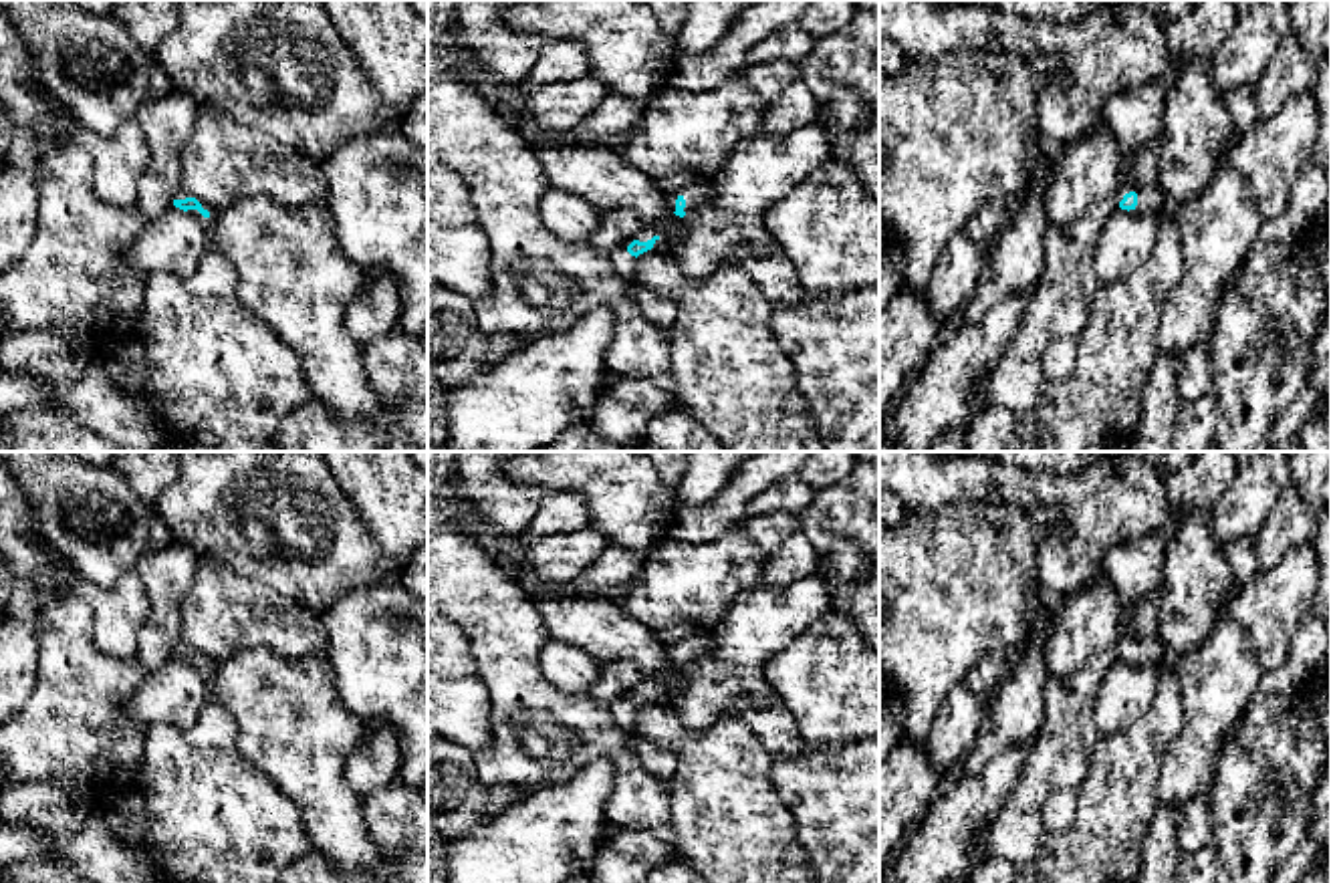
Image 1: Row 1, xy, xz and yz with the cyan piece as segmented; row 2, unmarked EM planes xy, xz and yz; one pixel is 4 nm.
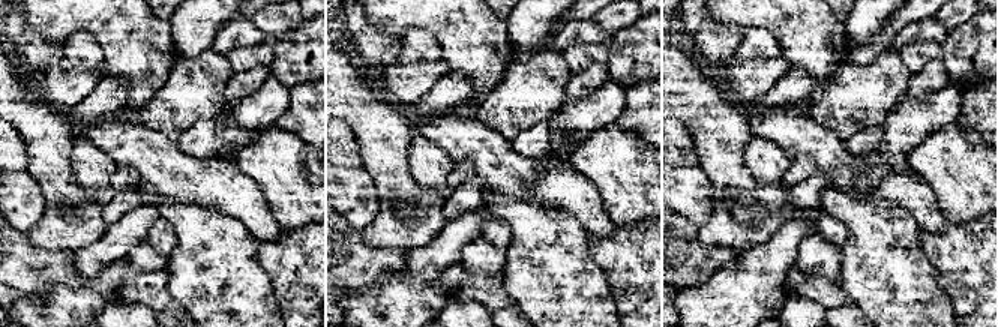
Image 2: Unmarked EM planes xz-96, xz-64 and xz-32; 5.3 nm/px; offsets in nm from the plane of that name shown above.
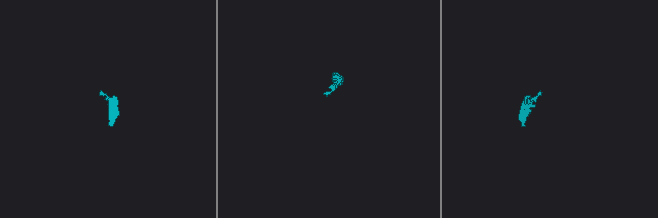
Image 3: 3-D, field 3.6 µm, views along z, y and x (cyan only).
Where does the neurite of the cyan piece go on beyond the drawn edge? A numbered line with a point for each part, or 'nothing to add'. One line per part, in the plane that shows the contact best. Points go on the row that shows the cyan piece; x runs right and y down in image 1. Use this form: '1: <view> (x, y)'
1: xz (694, 194)
2: yz (1150, 198)

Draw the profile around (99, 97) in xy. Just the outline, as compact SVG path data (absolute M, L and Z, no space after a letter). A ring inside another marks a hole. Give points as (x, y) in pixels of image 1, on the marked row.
M2 0L8 18L28 46L36 81L65 105L75 123L99 137L111 137L133 121L139 107L171 89L167 73L127 34L111 14L81 10L73 0Z

